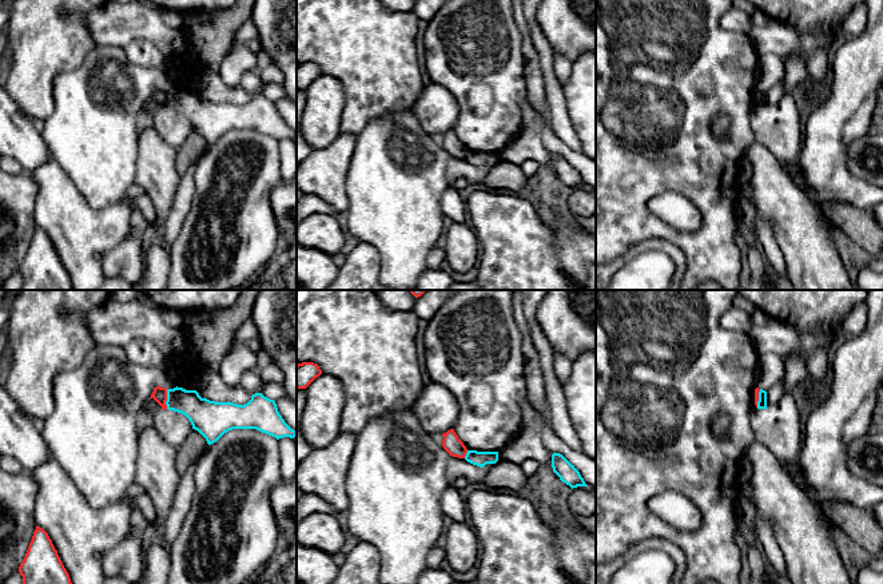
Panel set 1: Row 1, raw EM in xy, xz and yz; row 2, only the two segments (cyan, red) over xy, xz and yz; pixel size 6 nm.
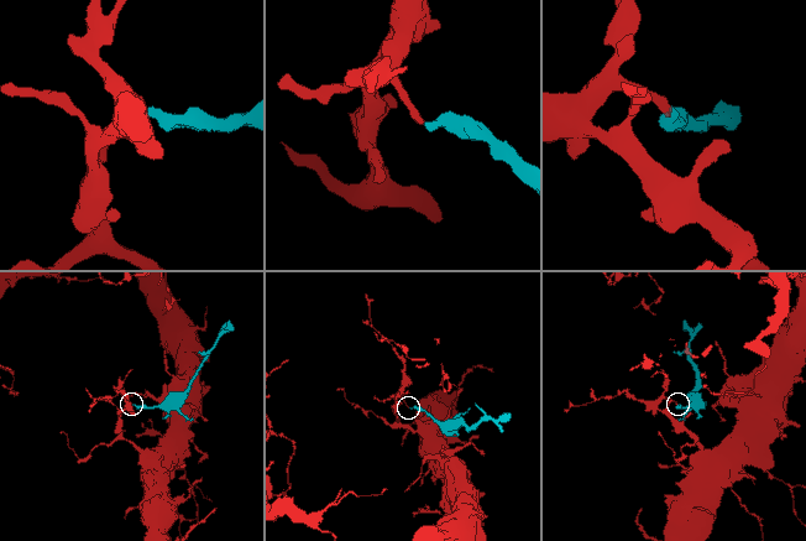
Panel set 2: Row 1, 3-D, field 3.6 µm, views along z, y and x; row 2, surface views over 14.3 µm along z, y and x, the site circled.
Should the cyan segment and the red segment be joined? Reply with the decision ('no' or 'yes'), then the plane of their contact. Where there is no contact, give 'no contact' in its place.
no; contact in xy

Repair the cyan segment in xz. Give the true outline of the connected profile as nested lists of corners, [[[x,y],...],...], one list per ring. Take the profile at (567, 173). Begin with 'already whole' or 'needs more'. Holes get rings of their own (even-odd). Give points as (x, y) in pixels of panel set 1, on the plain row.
already whole | [[[552,155],[552,168],[560,180],[569,186],[572,190],[577,187],[588,187],[580,172],[562,155]]]

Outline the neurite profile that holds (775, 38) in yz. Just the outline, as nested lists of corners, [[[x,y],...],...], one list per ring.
[[[768,17],[765,24],[753,24],[748,32],[757,56],[777,55],[793,56],[800,48],[800,40],[795,28]]]

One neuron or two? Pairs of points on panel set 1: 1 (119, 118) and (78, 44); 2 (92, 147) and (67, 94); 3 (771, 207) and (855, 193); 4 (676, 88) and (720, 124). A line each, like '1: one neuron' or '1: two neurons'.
1: two neurons
2: one neuron
3: two neurons
4: two neurons

